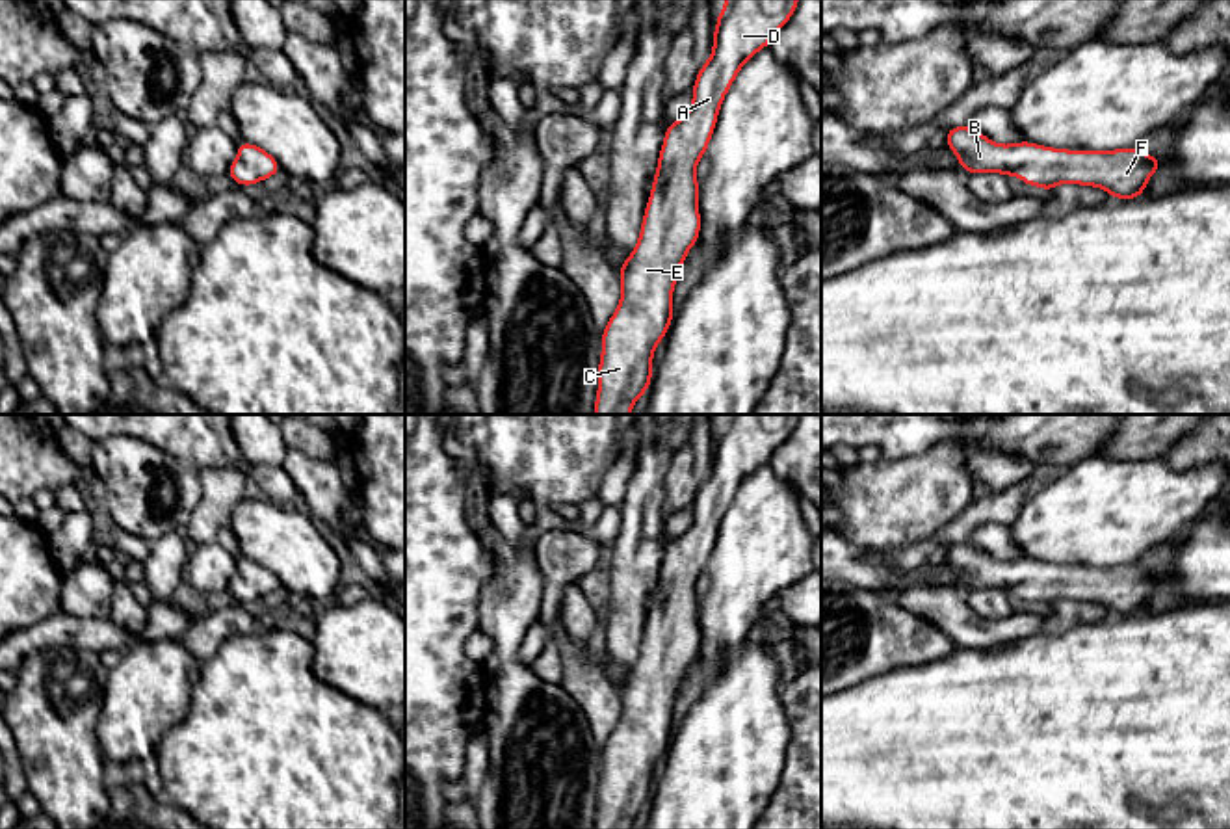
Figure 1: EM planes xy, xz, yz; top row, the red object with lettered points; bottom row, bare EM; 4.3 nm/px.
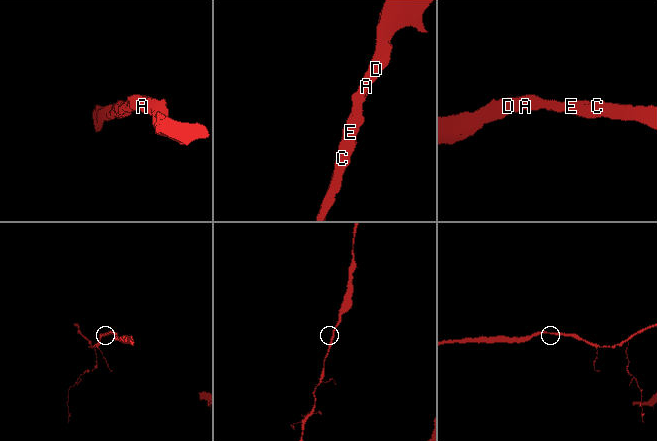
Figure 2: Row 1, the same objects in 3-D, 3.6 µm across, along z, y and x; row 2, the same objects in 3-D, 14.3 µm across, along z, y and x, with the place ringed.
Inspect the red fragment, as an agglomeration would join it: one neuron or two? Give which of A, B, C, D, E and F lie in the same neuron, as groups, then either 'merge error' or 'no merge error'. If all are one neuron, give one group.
A B C D E F | no merge error

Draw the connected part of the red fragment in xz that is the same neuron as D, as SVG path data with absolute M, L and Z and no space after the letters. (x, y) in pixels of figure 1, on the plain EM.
M726 414L713 448L713 467L691 506L693 524L665 545L652 610L647 617L639 658L619 686L621 719L602 747L598 809L595 829L632 829L652 796L652 771L673 738L673 704L684 673L700 647L697 578L706 571L721 519L743 480L769 463L773 452L792 435L799 414Z

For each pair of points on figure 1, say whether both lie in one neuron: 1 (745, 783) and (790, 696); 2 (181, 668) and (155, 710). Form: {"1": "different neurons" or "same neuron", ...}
{"1": "different neurons", "2": "same neuron"}

